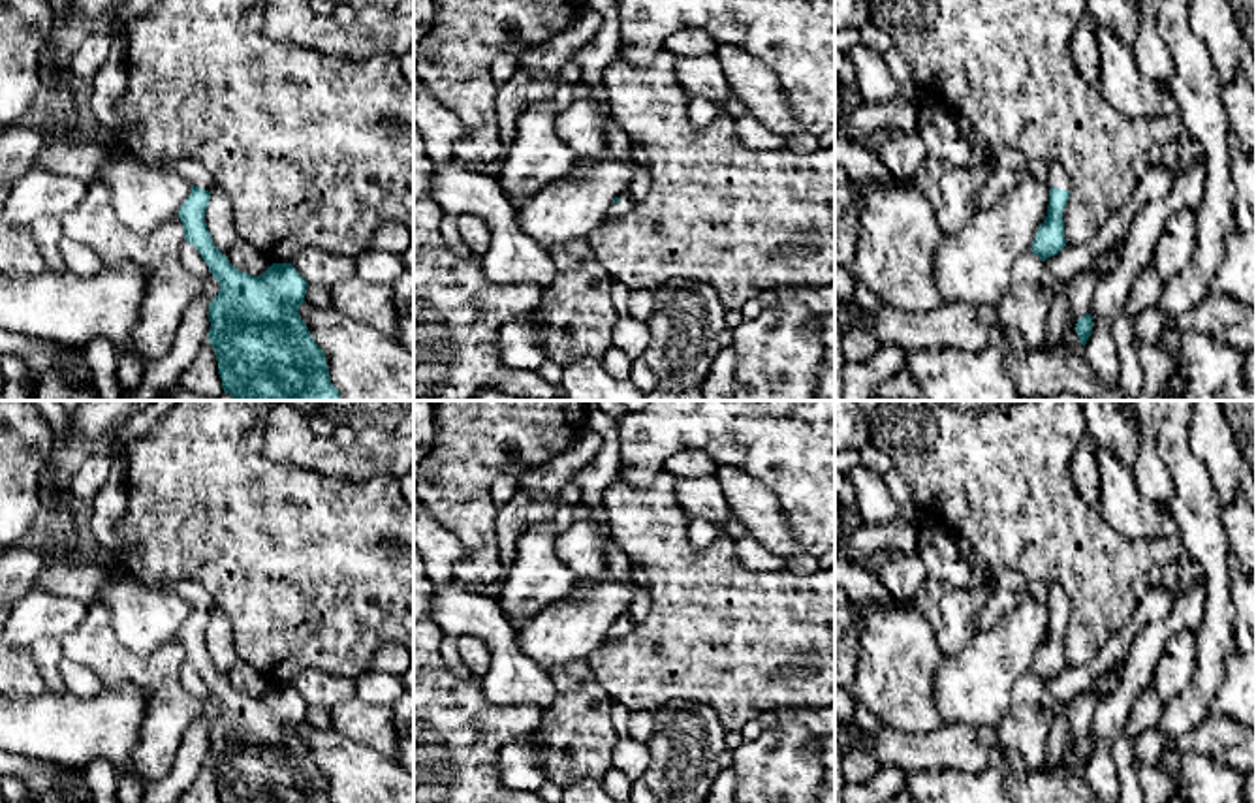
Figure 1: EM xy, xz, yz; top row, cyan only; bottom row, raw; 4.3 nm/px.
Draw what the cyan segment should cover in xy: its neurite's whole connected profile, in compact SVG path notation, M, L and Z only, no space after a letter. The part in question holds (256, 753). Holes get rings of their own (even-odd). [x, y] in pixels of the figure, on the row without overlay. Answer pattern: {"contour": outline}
{"contour": "M197 581L165 589L192 606L177 638L184 660L220 703L220 713L209 726L209 765L222 803L331 803L325 775L299 737L306 701L291 685L273 685L259 698L235 690L214 668L205 645L212 596Z"}

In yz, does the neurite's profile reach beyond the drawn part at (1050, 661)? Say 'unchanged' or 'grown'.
grown

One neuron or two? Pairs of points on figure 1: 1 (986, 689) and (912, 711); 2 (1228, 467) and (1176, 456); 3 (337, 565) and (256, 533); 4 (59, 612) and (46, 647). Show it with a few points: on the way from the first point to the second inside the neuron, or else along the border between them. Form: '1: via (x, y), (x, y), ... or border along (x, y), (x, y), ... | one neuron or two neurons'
1: border along (944, 661), (935, 674), (935, 709), (941, 723) | two neurons
2: border along (1191, 420), (1189, 448), (1204, 465), (1221, 501) | two neurons
3: via (316, 565), (299, 565), (277, 546) | one neuron
4: border along (59, 638), (40, 638), (27, 651) | two neurons

